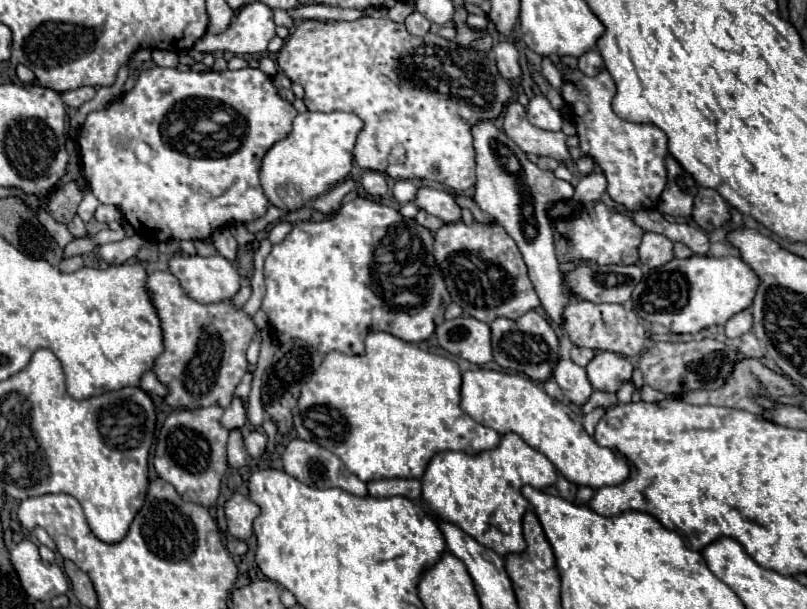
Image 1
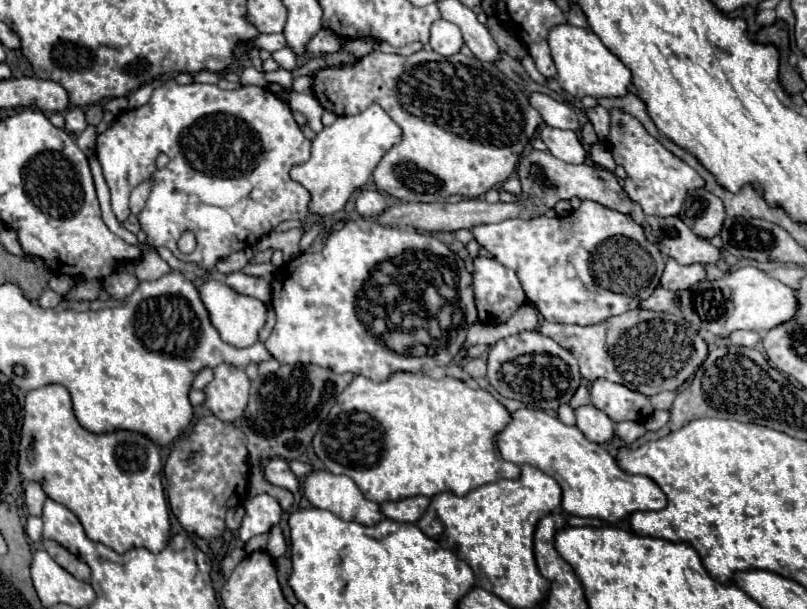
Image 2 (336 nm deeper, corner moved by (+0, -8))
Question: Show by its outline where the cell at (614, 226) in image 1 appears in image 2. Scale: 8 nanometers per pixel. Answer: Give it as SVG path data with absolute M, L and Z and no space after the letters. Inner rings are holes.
M583 200L581 206L567 216L539 216L531 220L513 218L499 224L479 224L473 226L471 232L499 264L517 272L529 302L547 322L587 326L637 308L637 304L657 288L663 272L661 252L645 238L643 228L629 216L591 200Z

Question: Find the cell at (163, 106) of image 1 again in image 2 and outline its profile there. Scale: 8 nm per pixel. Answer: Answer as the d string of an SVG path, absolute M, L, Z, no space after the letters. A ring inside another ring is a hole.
M169 78L163 86L155 88L151 100L137 108L119 114L111 126L97 134L95 152L103 168L105 182L111 190L111 208L119 222L129 216L129 194L145 178L153 178L155 186L149 194L147 206L137 214L141 230L147 234L151 246L169 248L179 260L197 264L203 270L213 270L215 262L227 258L243 246L255 246L257 240L271 232L283 220L305 220L309 194L301 184L289 178L293 164L309 160L311 142L303 136L293 120L287 102L279 100L273 92L261 86L241 86L237 90L221 90L215 84L177 84ZM165 152L171 162L167 168L157 170L155 158ZM191 230L197 238L197 248L191 256L177 250L177 240L183 232Z

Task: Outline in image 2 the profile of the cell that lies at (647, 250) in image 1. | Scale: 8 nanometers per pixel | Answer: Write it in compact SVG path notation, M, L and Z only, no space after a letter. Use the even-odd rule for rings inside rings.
M667 258L665 270L661 276L661 286L671 292L677 292L681 288L689 288L689 284L695 284L697 280L703 280L703 278L705 278L705 270L701 264L681 266L673 258Z

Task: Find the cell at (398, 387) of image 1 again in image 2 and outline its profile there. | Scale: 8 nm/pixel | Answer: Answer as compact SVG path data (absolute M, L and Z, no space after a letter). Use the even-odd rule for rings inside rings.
M393 372L385 382L373 382L365 376L355 376L351 380L351 384L337 396L337 402L335 406L331 408L329 416L321 422L311 446L313 446L313 452L317 454L317 458L325 464L325 468L333 474L345 474L349 476L357 486L359 490L363 492L365 498L381 504L385 500L401 500L405 496L417 496L417 494L423 494L423 496L435 496L443 490L449 490L457 496L465 496L467 492L483 486L483 484L489 484L489 482L497 482L501 478L517 478L521 474L521 468L513 462L507 462L501 458L499 452L495 452L495 436L505 428L505 424L509 422L509 412L487 392L487 390L473 390L469 388L463 380L457 380L457 378L451 378L451 376L445 376L445 378L431 378L423 372Z

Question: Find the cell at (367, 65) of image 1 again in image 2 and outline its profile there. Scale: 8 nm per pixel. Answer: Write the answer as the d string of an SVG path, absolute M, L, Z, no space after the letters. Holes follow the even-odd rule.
M373 50L355 64L317 70L311 88L319 104L337 116L361 114L371 104L379 104L403 130L401 142L373 170L373 180L381 192L405 202L445 202L451 194L473 198L501 186L515 172L519 154L541 124L541 116L531 108L525 92L493 62L481 62L475 56L469 58L463 54L441 56L433 50L419 50L411 56L399 56Z

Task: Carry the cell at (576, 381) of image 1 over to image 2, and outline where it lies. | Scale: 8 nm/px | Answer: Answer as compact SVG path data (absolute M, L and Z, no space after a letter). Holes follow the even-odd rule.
M593 404L575 408L575 418L577 418L577 428L581 428L581 432L589 440L593 440L597 444L611 440L613 420L607 414L603 414L599 408L595 408Z

